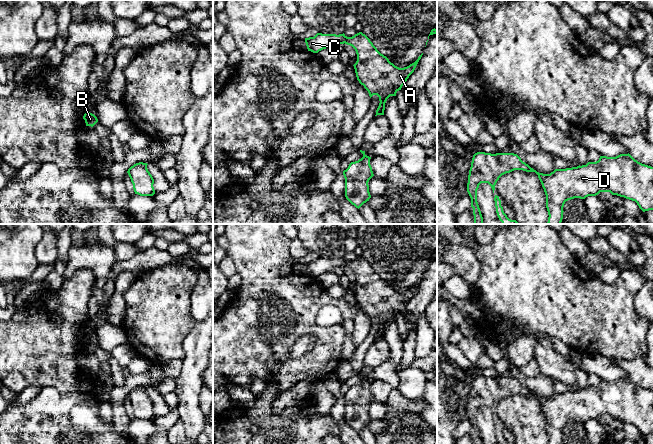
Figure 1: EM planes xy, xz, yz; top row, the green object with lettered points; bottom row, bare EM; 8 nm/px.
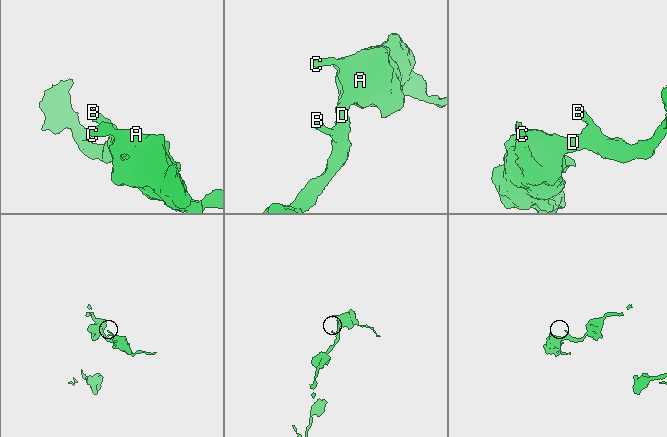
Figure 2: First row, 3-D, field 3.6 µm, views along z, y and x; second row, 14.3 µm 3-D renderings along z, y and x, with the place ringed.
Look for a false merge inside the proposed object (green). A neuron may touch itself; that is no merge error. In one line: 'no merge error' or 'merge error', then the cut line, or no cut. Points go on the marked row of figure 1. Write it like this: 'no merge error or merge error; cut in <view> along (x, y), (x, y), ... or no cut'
no merge error; no cut

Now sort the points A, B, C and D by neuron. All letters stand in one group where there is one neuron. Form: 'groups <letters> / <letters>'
groups A B C D

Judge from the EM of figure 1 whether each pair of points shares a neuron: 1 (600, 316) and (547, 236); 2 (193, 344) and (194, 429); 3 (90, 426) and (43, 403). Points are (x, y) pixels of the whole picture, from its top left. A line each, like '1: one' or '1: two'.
1: one
2: one
3: one

